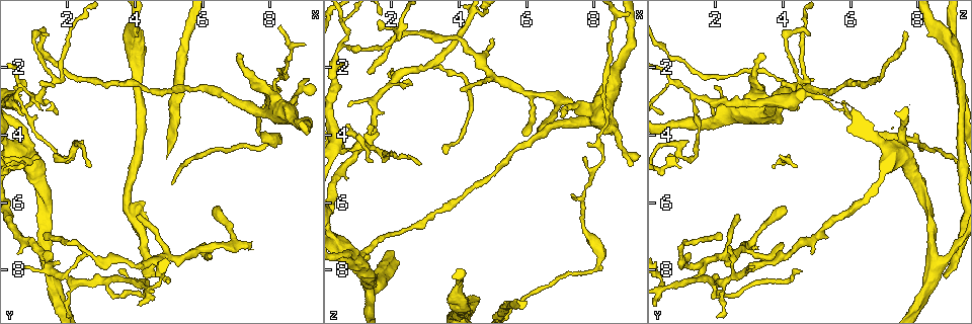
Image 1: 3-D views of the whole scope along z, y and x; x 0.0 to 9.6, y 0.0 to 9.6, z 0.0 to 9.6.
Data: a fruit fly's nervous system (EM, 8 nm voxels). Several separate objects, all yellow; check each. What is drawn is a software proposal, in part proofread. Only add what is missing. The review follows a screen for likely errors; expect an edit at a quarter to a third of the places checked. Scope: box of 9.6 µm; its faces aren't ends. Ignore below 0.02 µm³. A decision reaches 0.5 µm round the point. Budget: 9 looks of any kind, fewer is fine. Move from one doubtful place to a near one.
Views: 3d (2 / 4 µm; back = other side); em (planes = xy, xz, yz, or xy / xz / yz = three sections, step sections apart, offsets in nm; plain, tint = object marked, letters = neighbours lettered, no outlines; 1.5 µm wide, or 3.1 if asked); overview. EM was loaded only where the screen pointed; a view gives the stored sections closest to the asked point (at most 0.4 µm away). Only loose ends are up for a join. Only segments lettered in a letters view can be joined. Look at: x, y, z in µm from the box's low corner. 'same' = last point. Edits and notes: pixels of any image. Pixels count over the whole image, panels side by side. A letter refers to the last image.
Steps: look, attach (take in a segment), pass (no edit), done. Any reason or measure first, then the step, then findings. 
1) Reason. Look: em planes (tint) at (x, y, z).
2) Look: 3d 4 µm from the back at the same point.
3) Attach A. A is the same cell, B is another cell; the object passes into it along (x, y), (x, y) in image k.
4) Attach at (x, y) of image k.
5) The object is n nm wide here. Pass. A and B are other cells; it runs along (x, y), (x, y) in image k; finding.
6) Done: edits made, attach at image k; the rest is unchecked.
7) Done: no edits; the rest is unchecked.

Branch stops here. Look: em planes (letters) at (1.60, 4.65, 0.60).

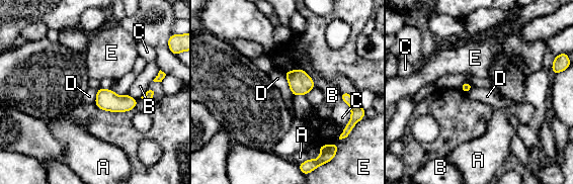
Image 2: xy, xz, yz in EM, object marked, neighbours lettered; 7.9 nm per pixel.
Pass. A, B, C, D and E are other cells; a border runs along (283, 73), (293, 96) in image 2; no lettered segment goes on from it.

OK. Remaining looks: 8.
Tapers out. Look: em xz step 8 (tint) at (7.10, 1.70, 3.40).

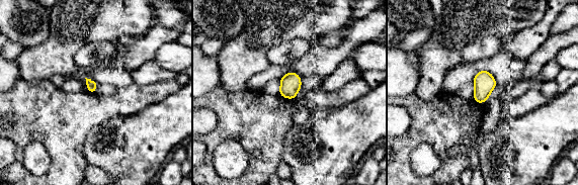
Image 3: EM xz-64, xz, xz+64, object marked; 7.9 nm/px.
Another direction. Look: em planes (letters) at the same point.

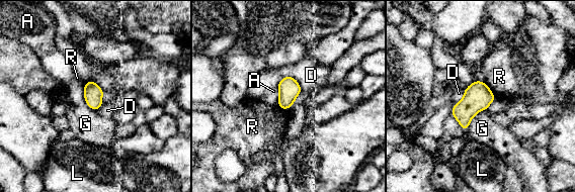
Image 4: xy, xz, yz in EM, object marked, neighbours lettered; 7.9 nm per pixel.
The object is 150 nm wide here. Pass. A, D, G, L and R are other cells; none of them fits.

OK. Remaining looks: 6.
Branch stops here. Look: 3d 4 µm at (9.05, 2.35, 4.95).

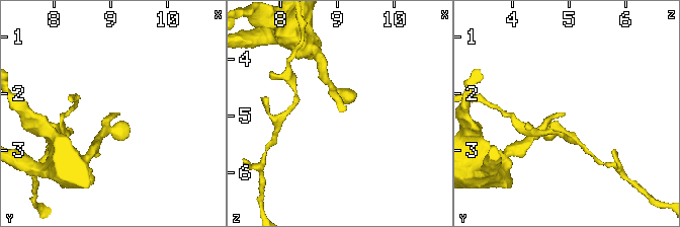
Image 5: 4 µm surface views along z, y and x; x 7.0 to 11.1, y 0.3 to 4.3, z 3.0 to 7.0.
Need the tissue. Look: em xy step 4 (letters) at (9.10, 2.35, 4.90).

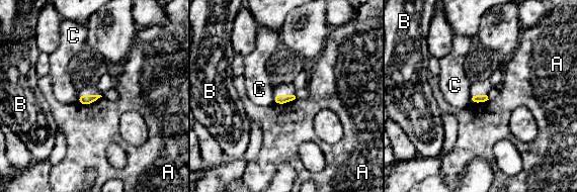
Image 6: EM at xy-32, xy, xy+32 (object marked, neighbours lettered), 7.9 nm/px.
The longest contact is with A, 180 nm. Pass. A, B and C are other cells; no lettered segment goes on from it.

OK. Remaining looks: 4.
Tapers out. Look: 3d 4 µm at (3.50, 8.05, 4.55).

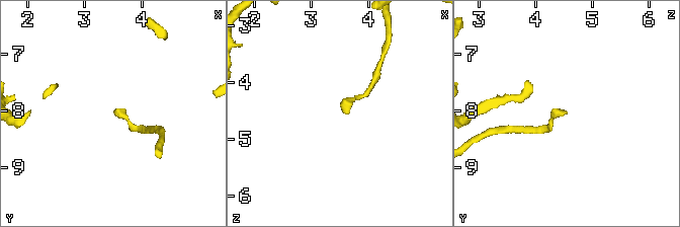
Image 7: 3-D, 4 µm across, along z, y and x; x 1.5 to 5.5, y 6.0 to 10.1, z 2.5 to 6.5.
Look: em planes (letters) at (3.55, 8.05, 4.50).

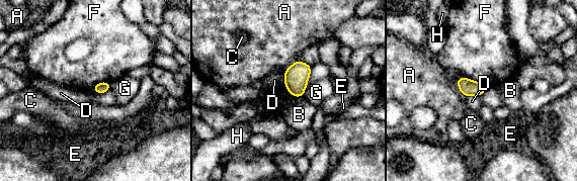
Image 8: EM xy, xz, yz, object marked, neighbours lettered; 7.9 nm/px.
The object is 90 nm wide here. Pass. A, B, C, D, E, F, G and H are other cells; a border runs along (462, 76), (488, 86) in image 8; no lettered segment goes on from it.

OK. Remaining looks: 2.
Done: no edits; the rest is unchecked.

